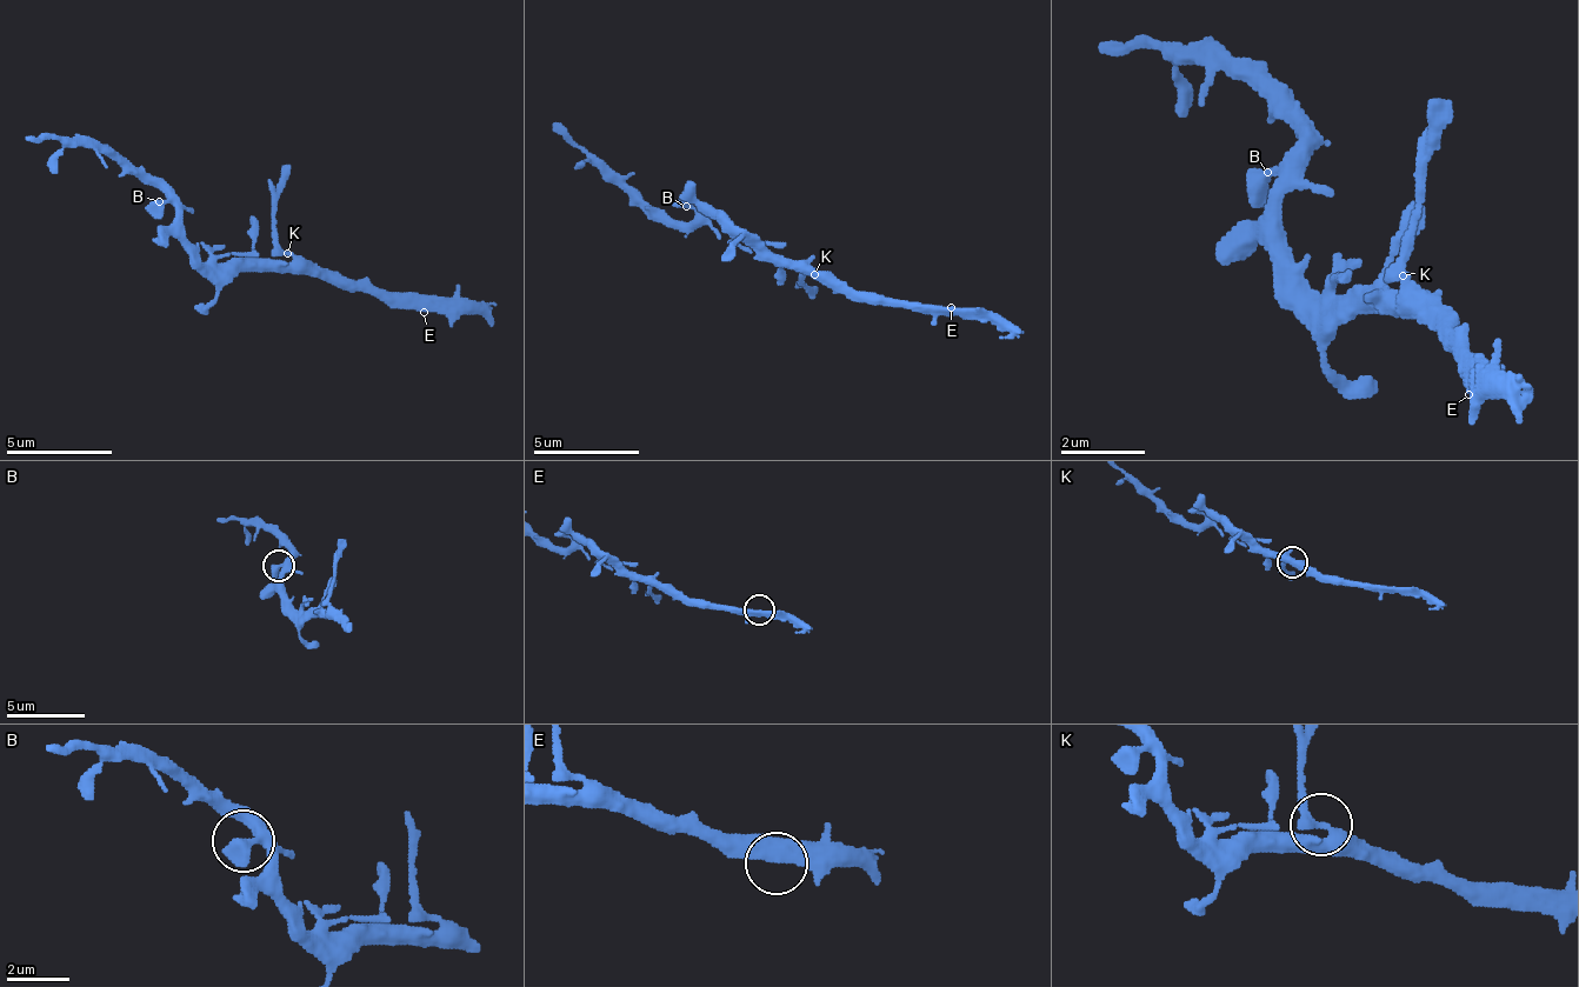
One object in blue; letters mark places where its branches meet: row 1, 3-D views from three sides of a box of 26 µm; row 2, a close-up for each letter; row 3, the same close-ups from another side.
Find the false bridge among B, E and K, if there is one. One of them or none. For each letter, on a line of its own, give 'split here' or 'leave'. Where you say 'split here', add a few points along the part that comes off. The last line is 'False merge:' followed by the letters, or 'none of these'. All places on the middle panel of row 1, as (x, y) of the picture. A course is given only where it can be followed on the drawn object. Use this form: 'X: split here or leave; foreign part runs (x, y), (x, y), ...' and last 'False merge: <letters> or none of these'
B: leave
E: leave
K: split here; foreign part runs (813, 275), (803, 280), (818, 291)
False merge: K

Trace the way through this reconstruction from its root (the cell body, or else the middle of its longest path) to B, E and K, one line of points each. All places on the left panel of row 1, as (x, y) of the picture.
B: (227, 269), (206, 265), (164, 217), (164, 206), (159, 201)
E: (227, 269), (318, 269), (328, 280), (344, 280), (350, 286), (365, 286), (371, 291), (407, 297), (424, 312)
K: (227, 269), (270, 269), (286, 254)

